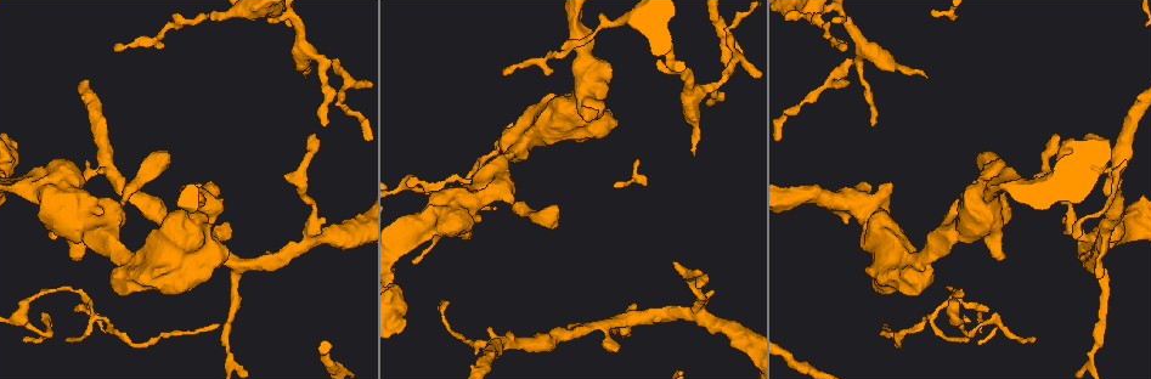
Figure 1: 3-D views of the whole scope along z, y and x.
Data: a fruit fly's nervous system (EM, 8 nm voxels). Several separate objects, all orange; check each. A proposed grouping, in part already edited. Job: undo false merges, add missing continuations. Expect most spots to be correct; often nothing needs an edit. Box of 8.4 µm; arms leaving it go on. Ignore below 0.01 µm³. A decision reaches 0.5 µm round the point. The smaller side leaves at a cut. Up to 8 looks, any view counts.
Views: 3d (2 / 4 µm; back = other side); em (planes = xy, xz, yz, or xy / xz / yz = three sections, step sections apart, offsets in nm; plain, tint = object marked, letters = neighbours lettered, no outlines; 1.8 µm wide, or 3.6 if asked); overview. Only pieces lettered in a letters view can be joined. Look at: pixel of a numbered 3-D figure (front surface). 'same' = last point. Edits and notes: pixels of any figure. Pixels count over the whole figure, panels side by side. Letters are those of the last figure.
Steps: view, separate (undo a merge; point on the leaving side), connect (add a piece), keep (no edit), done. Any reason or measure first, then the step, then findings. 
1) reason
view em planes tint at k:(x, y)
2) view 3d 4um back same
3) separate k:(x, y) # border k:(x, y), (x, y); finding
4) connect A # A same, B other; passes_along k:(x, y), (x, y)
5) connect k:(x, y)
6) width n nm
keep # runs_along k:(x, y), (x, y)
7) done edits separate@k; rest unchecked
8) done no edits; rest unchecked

free end
view 3d 4um at 1:(928, 78)

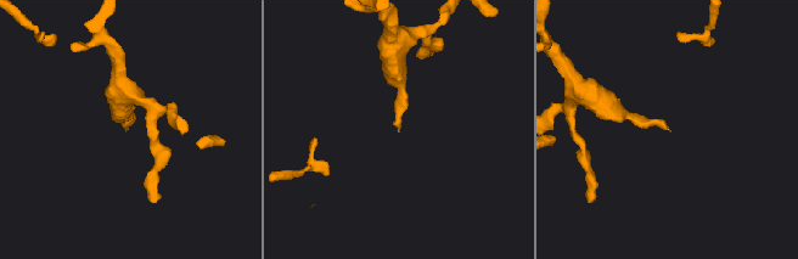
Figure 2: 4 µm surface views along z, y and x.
view em xy step 8 letters at 2:(126, 130)

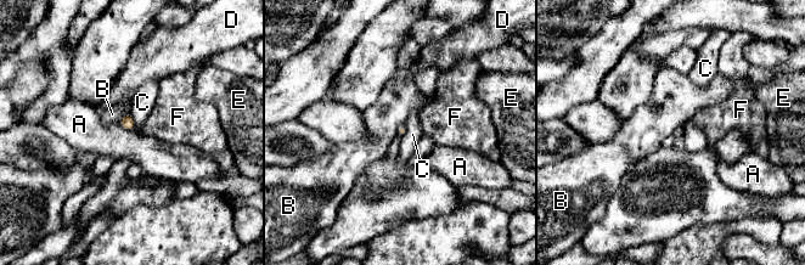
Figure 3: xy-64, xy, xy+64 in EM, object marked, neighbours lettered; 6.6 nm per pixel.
another direction
view em planes letters same

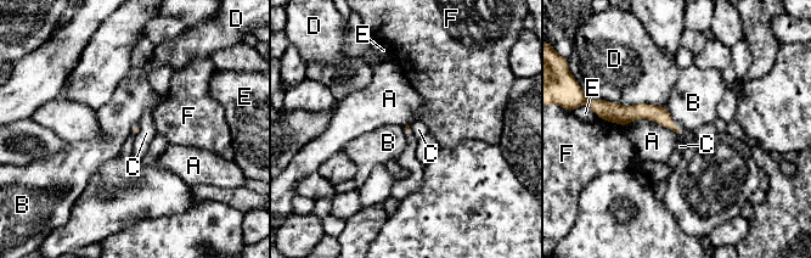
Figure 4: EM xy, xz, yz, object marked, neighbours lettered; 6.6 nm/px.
keep # A other, B other, C other, D other, E other, F other; runs_along 4:(607, 117), (654, 112), (671, 125); none of them fits

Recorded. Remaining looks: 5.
an open end
view em xy step 8 tint at 1:(1122, 223)

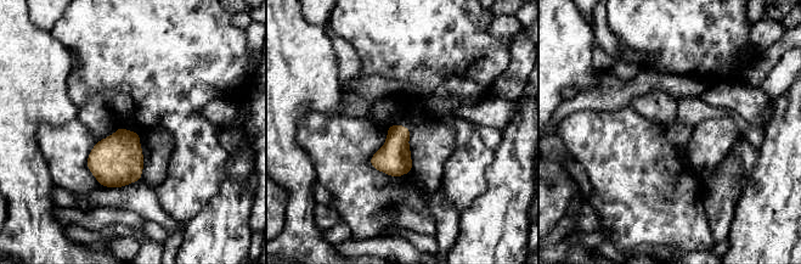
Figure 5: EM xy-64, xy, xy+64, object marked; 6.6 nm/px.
cut it another way
view em planes letters same

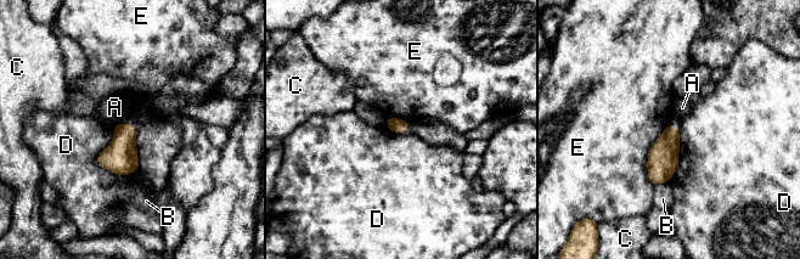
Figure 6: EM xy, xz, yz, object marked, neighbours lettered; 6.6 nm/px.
longest_contact E 400 nm
keep # A other, B other, C other, D other, E other; no lettered piece goes on from it

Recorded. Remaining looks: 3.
branch stops here
view 3d 2um back at 1:(113, 47)

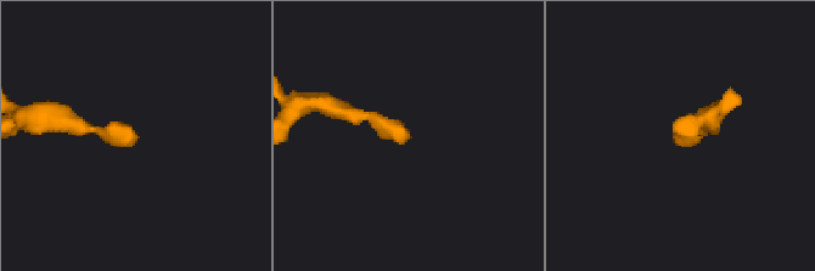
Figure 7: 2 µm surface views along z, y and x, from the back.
view em yz step 16 letters at 7:(130, 137)

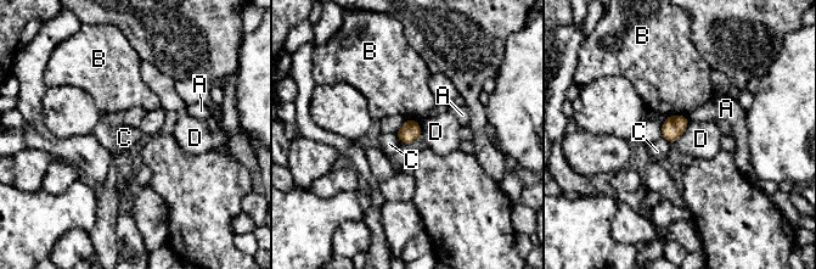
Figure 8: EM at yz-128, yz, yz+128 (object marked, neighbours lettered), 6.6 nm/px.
keep # A other, B other, C other, D other; none of them fits

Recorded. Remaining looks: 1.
done no edits; rest unchecked

